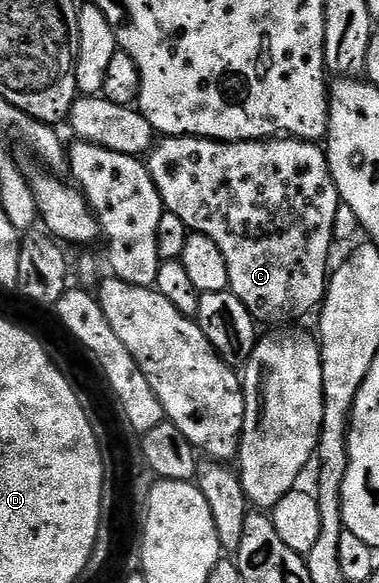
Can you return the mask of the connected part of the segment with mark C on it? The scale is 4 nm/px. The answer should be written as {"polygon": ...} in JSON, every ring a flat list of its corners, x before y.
{"polygon":[[166,136,149,151,148,165,152,180,162,197,163,207,169,213,180,216,180,220,184,220,184,224,191,232,208,236,208,240,212,240,212,244,216,244,216,248,220,248,220,252,228,264,229,290,237,296,240,304,244,304,244,308,248,308,248,312,254,317,255,322,259,324,267,322,270,328,278,328,283,324,297,323,294,322,297,318,302,318,305,314,310,313,313,315,321,307,322,300,326,297,328,271,331,269,330,245,335,245,336,242,334,225,340,199,336,184,332,180,332,172,326,159,325,149,318,142,303,142,301,138,289,136,279,136,260,142,215,142,213,138]]}

